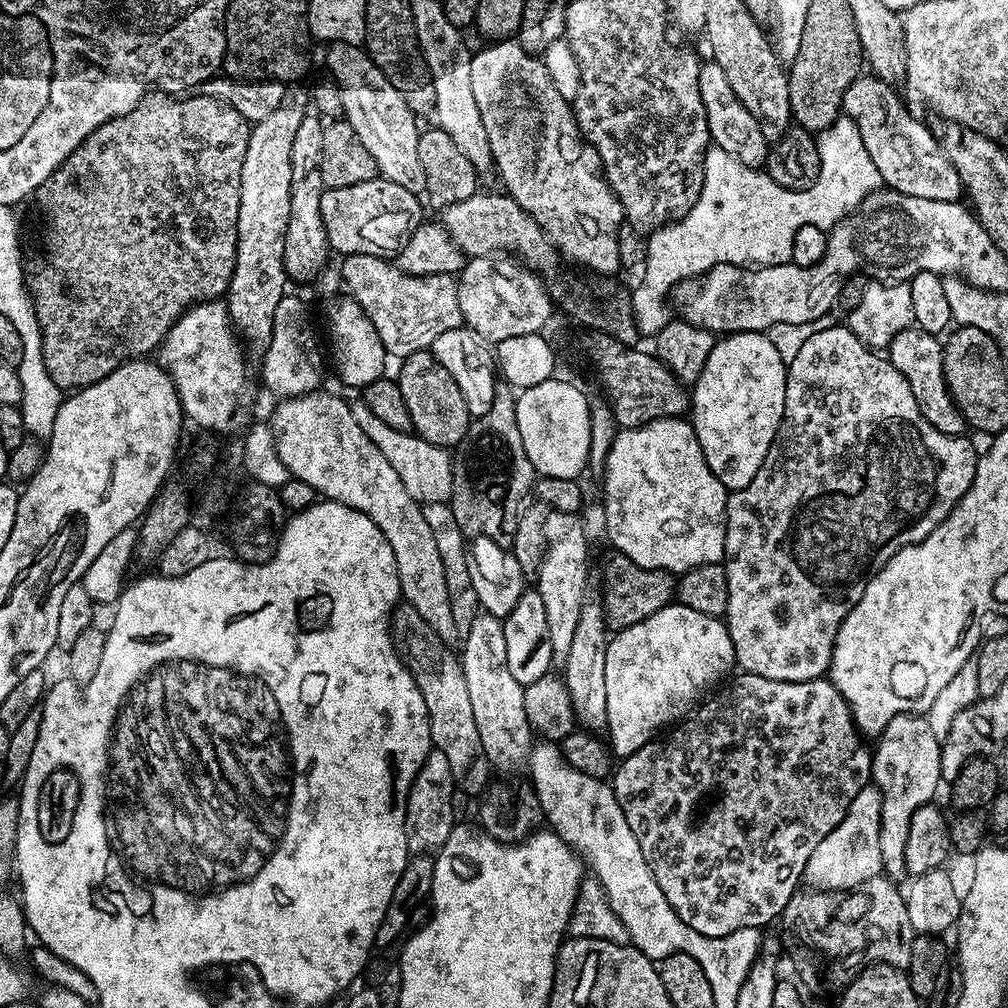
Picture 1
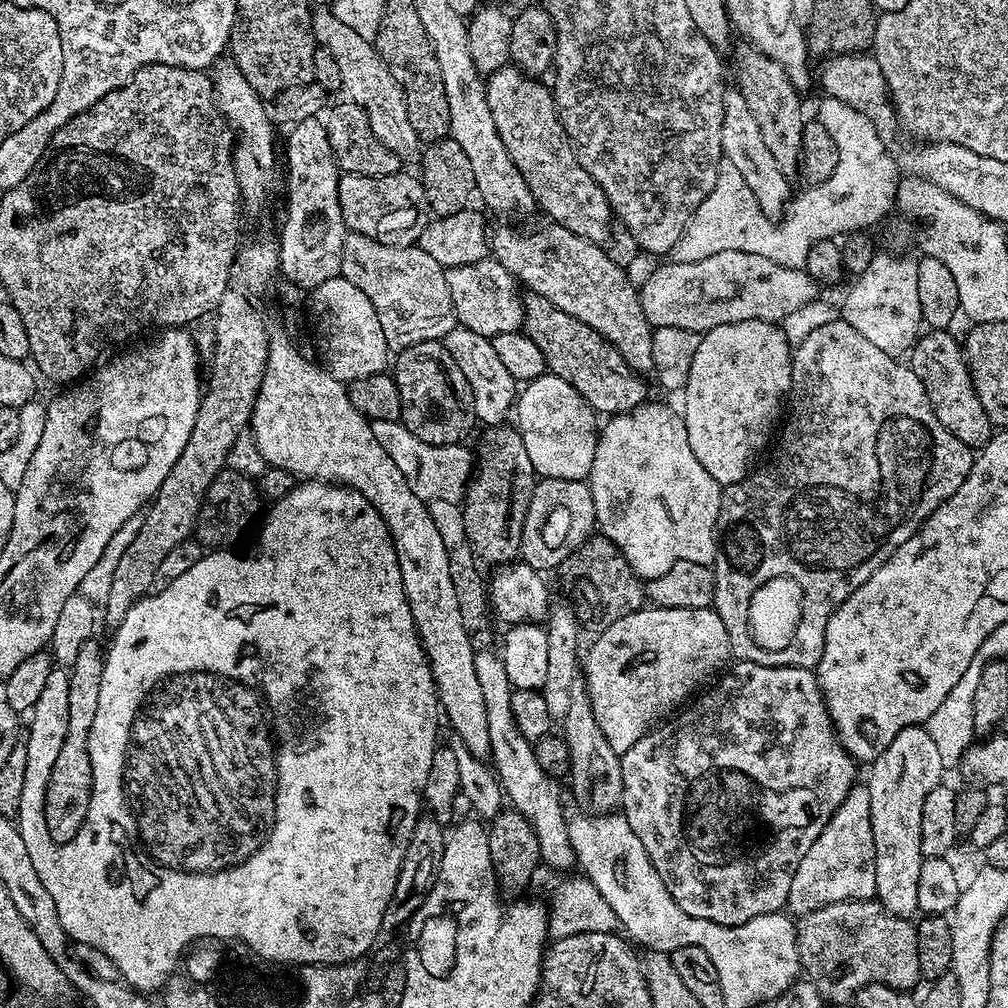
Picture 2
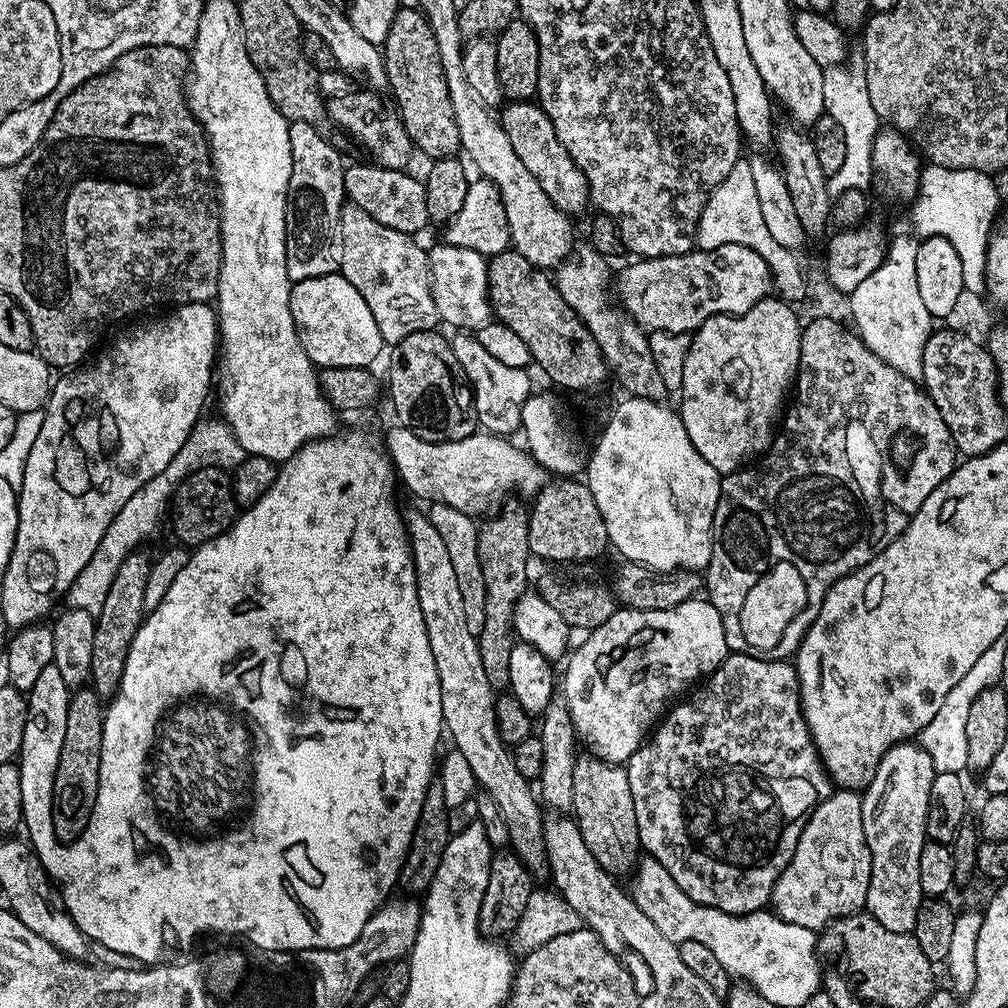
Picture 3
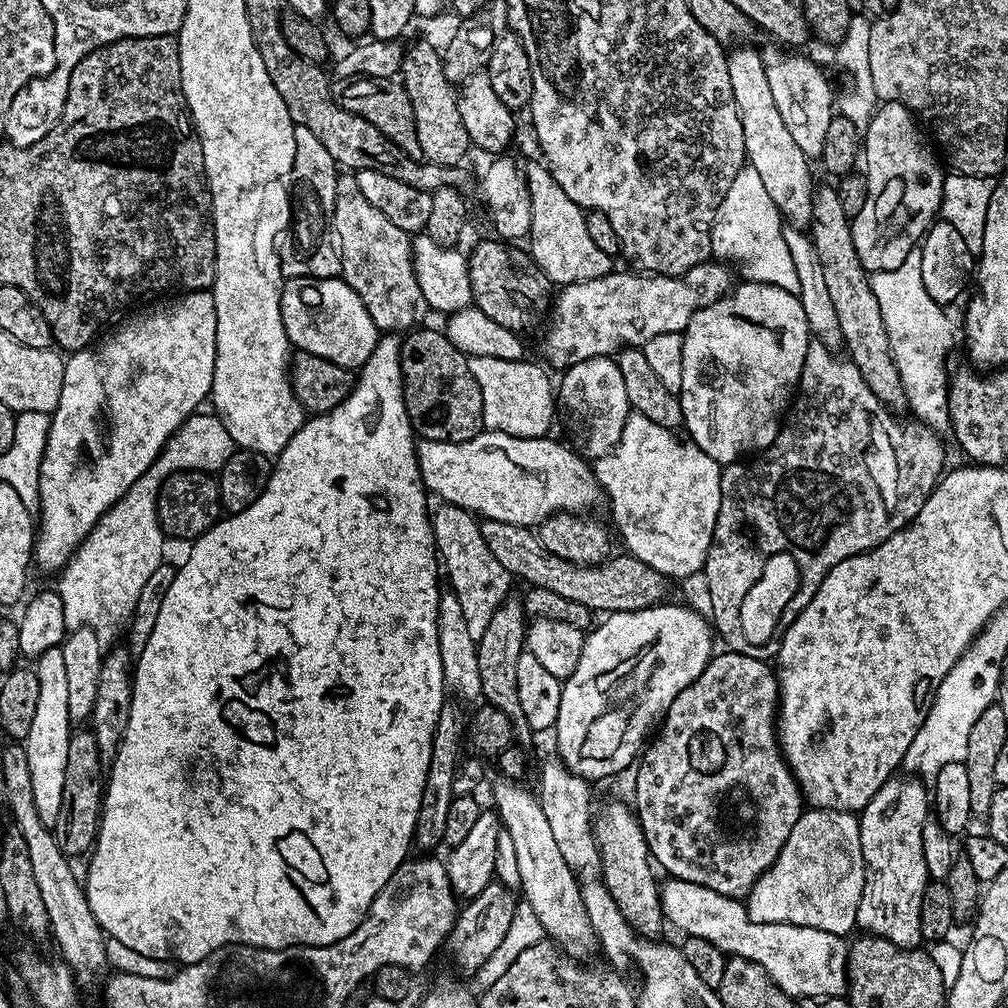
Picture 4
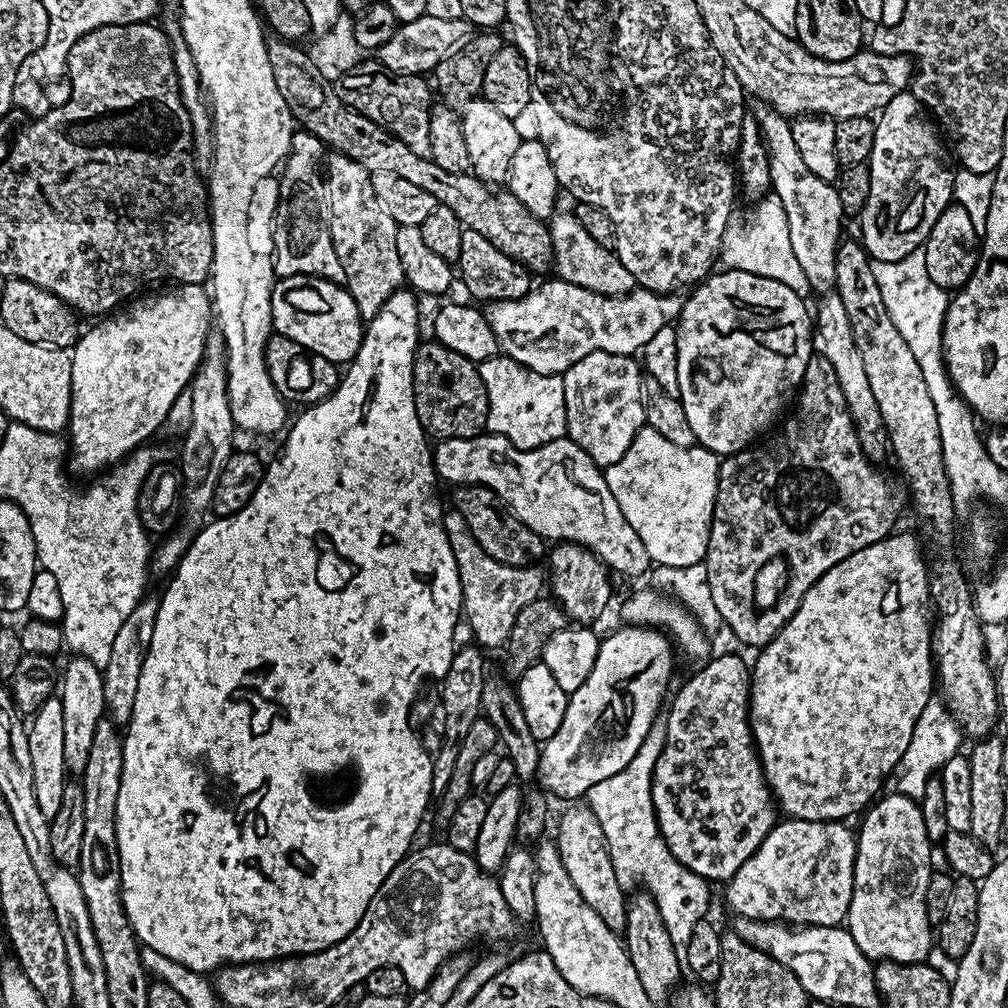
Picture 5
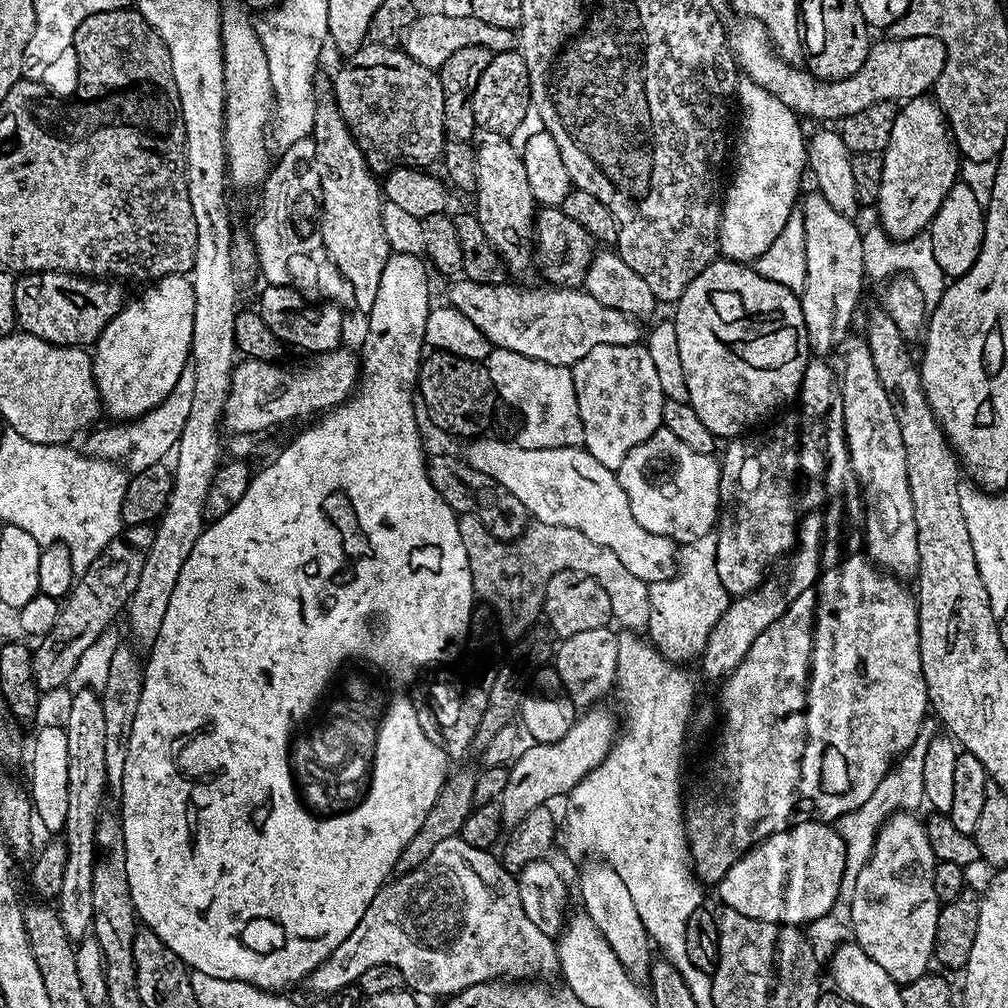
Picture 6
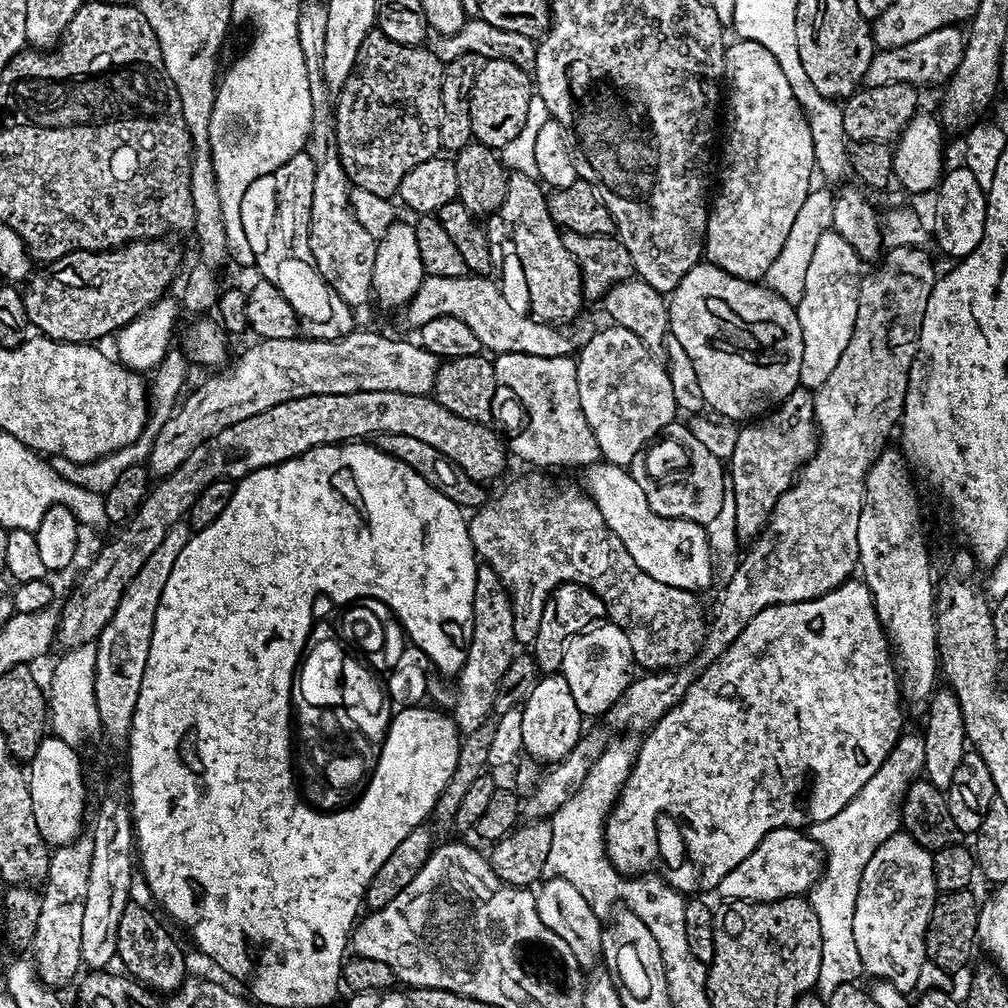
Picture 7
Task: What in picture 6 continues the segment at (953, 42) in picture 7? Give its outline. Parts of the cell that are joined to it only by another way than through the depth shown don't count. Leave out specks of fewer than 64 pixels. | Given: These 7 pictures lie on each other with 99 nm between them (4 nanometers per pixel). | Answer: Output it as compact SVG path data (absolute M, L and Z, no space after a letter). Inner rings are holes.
M744 16L736 25L727 29L728 46L732 49L739 71L758 86L770 90L778 102L786 105L791 112L801 118L809 116L820 122L838 122L866 106L878 102L903 102L916 96L923 96L935 85L942 66L946 64L946 46L933 36L911 36L894 40L883 38L871 45L866 54L866 62L850 78L841 80L817 80L811 72L800 66L789 66L777 56L772 40L762 22L753 16Z

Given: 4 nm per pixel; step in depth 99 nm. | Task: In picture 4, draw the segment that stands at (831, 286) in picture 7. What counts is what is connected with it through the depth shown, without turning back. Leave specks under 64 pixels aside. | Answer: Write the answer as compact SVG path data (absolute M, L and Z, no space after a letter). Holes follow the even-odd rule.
M738 48L727 55L730 86L742 122L744 154L749 167L758 174L762 186L781 215L795 227L807 227L812 220L816 184L812 182L810 160L795 145L790 130L783 124L767 81L763 55L752 48Z

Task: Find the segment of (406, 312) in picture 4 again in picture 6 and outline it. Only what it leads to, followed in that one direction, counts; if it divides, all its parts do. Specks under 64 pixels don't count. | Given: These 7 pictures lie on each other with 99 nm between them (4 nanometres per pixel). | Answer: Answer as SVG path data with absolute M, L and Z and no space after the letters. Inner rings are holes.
M317 74L312 79L312 92L316 96L316 109L310 138L316 147L320 179L322 242L341 278L350 282L351 303L356 303L361 313L367 314L374 306L374 298L378 298L378 282L382 282L382 270L386 270L390 255L380 218L382 184L372 177L357 137L353 136L352 129L342 118L333 81L327 75Z

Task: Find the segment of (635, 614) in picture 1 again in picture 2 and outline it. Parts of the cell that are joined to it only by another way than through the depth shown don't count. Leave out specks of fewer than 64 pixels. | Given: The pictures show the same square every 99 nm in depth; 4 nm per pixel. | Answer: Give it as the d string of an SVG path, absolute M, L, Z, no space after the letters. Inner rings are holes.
M602 534L589 536L586 543L571 552L558 569L568 583L568 592L572 595L571 607L576 609L577 617L588 620L600 620L599 627L606 629L614 622L626 618L631 612L639 612L646 604L646 584L632 571L630 562Z

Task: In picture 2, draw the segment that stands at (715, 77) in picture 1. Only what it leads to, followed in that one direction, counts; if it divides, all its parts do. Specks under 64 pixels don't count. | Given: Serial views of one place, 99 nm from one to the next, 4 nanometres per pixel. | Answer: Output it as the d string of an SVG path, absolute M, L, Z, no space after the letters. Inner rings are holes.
M728 90L724 93L724 117L722 118L722 148L724 150L724 160L740 171L742 178L746 178L746 186L750 186L750 191L754 198L758 198L758 206L762 214L766 214L770 219L779 221L785 215L785 208L793 199L794 189L788 185L788 176L780 169L781 161L774 154L770 154L770 149L766 147L766 142L762 139L762 134L754 123L754 114L750 114L750 106L746 106L746 98L742 98L739 90Z

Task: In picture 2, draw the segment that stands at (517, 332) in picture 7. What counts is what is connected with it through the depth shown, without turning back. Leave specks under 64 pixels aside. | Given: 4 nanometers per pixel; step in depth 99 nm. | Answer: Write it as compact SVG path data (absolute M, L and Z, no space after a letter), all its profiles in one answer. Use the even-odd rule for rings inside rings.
M722 250L694 262L672 260L660 264L639 285L638 291L644 316L652 323L653 329L662 326L678 326L678 330L694 330L701 334L723 324L746 322L747 320L771 320L783 322L784 319L802 306L817 299L817 281L799 268L787 268L766 258L762 254L742 250Z

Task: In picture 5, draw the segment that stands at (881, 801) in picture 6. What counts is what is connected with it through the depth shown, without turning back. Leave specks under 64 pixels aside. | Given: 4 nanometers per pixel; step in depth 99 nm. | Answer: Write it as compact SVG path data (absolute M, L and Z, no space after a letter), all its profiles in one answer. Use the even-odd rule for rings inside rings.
M940 698L928 700L926 710L918 714L910 746L906 746L906 754L902 754L902 758L898 758L894 766L890 777L891 791L920 801L926 794L926 784L934 779L947 760L954 758L961 751L960 736L962 737L962 729L947 703Z

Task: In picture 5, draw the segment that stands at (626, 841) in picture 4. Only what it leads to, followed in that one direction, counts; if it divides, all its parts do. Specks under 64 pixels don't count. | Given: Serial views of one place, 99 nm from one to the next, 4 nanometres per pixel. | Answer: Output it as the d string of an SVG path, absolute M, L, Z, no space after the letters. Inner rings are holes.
M643 890L627 897L628 909L626 910L626 927L622 933L624 949L628 952L630 962L634 962L634 970L638 970L638 979L642 981L642 990L657 1006L664 1006L664 1003L673 999L674 993L681 987L680 968L682 972L682 958L674 950L674 942L670 942L670 933L666 930L666 924L662 922L662 914L658 911L658 902L649 892Z

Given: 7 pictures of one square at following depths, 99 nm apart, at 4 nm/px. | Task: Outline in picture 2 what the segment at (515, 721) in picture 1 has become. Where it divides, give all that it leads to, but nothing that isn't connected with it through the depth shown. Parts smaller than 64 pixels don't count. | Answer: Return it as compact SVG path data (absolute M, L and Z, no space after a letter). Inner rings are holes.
M477 651L474 668L478 670L478 682L482 685L482 698L486 701L486 720L490 726L491 757L500 778L507 803L521 812L534 826L538 834L540 859L552 868L568 868L577 863L576 851L570 842L568 816L564 804L560 801L560 788L555 779L538 766L538 758L533 741L527 740L514 722L514 710L510 710L510 698L513 686L506 678L506 666L503 655L492 652Z

